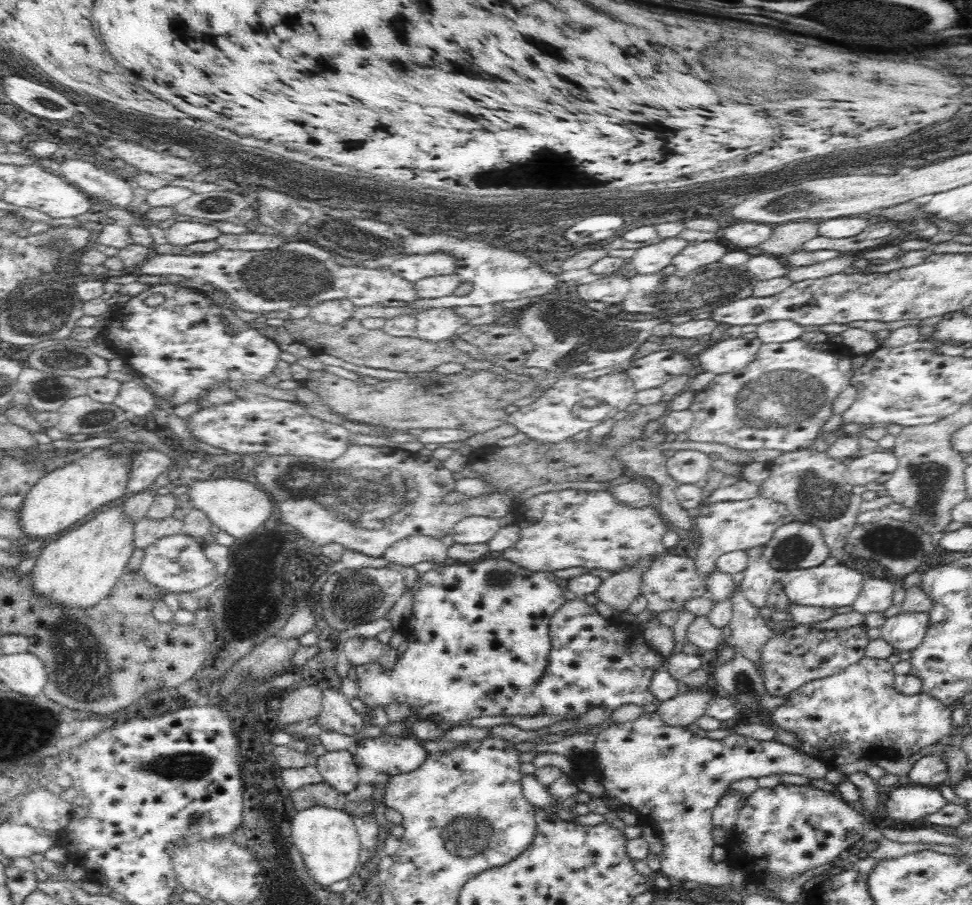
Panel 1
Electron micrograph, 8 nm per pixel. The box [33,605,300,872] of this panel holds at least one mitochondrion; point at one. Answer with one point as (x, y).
(83, 669)

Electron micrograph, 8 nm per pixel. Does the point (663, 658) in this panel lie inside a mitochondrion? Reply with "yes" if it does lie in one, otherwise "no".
no

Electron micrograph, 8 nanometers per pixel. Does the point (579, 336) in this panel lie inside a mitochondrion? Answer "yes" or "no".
yes

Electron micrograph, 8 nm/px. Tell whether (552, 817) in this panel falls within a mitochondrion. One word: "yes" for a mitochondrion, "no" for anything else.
no

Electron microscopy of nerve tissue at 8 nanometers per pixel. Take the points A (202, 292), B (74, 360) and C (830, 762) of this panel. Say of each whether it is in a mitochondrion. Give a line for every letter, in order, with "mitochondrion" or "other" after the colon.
A: other
B: mitochondrion
C: other

